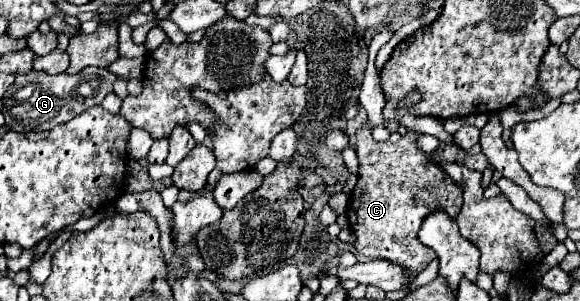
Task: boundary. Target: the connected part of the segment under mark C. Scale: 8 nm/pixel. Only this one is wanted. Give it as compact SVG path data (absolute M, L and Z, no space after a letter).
M365 124L361 130L357 130L357 148L359 152L359 182L355 190L351 192L351 200L347 206L347 220L349 228L355 234L355 248L363 256L369 258L385 258L391 260L403 268L407 268L411 274L421 272L431 260L433 252L431 248L423 246L417 238L417 232L421 228L423 218L433 212L435 208L445 208L451 218L457 216L461 208L461 188L431 160L427 160L425 152L415 146L415 132L409 132L409 136L401 138L397 144L387 144L387 142L377 142L371 136L371 126Z

